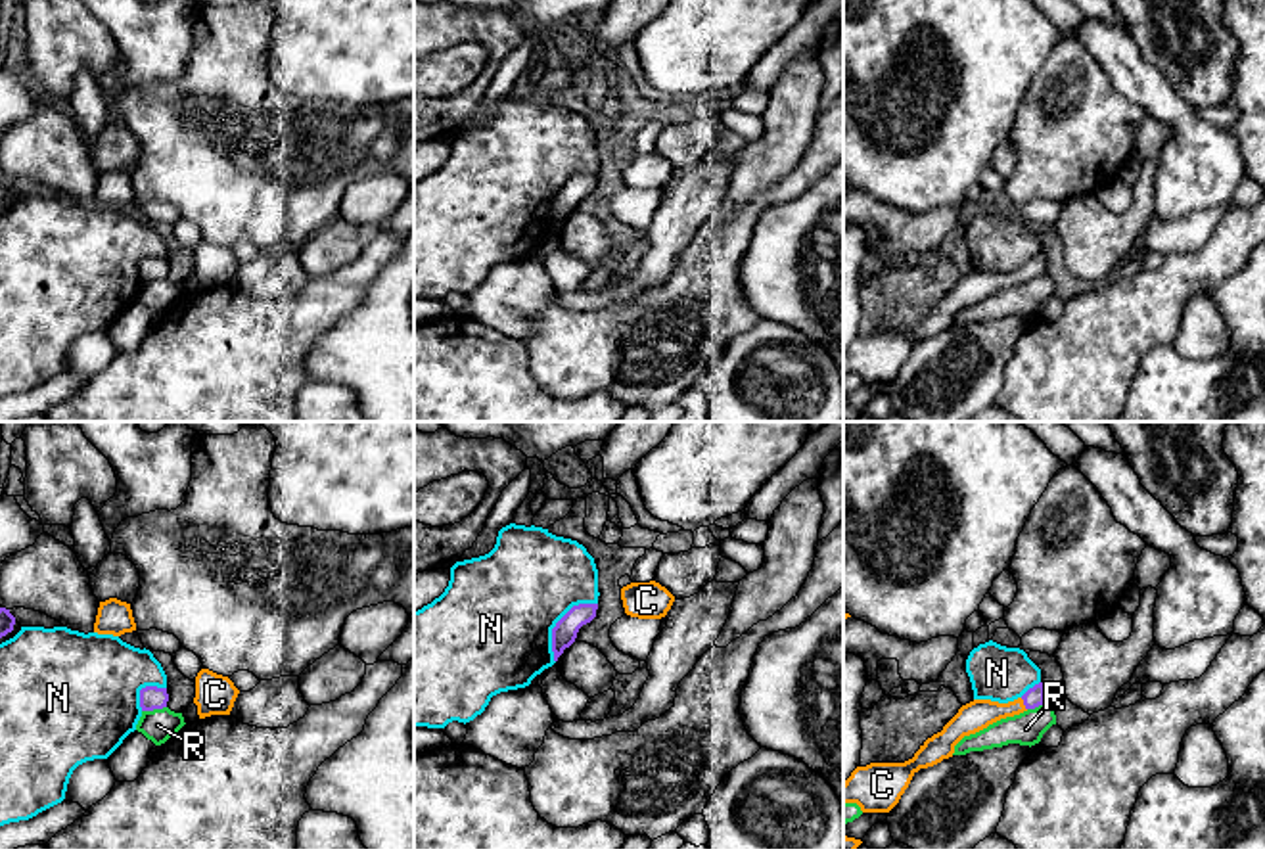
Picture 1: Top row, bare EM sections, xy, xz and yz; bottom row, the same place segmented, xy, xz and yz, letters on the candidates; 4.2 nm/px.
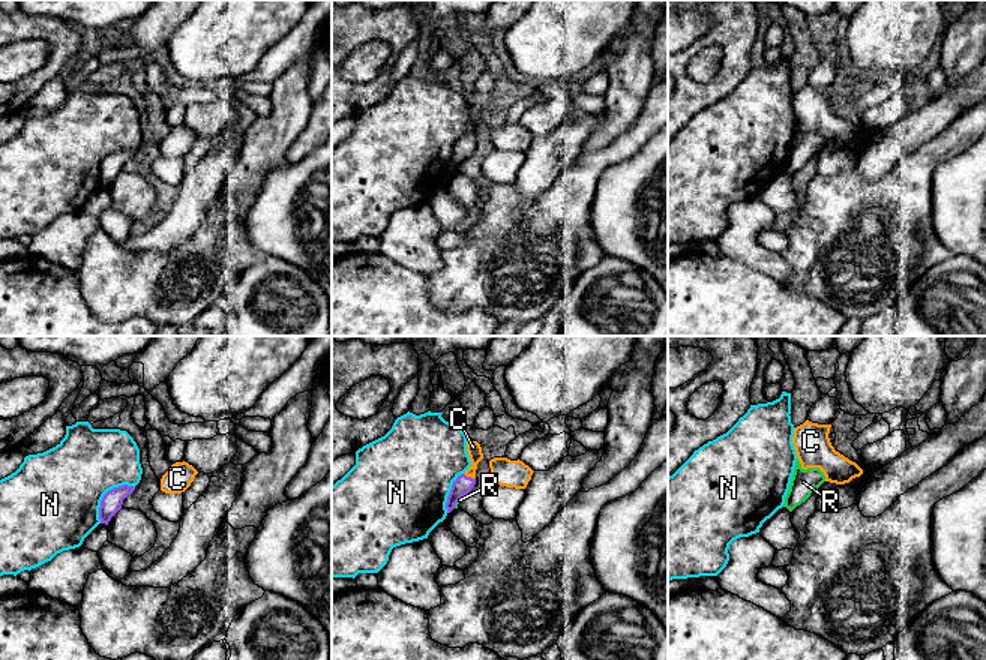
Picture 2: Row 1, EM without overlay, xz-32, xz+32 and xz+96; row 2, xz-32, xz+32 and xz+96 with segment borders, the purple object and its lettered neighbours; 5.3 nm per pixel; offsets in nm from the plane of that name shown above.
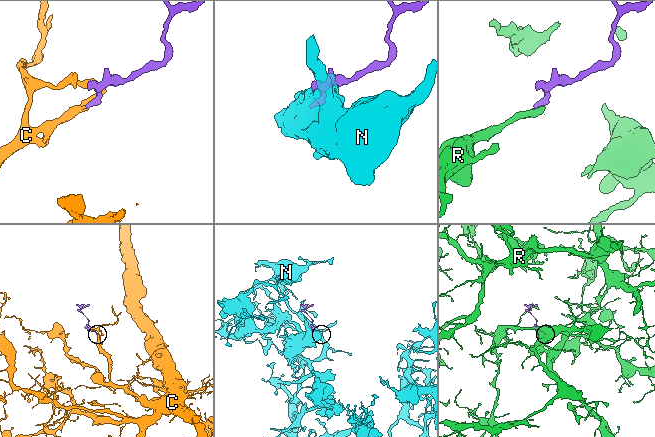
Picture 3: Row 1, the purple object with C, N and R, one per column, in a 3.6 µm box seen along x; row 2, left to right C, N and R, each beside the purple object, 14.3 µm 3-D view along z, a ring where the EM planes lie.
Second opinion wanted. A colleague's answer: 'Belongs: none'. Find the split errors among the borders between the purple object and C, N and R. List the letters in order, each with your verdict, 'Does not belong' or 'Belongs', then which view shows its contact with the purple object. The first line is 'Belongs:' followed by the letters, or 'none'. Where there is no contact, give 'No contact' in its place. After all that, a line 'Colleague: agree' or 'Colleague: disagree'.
Belongs: C
C: Belongs. Touches purple in yz
N: Does not belong. Touches purple in xz
R: Does not belong. Touches purple in xy
Colleague: disagree

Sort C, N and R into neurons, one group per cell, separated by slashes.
C / N / R

